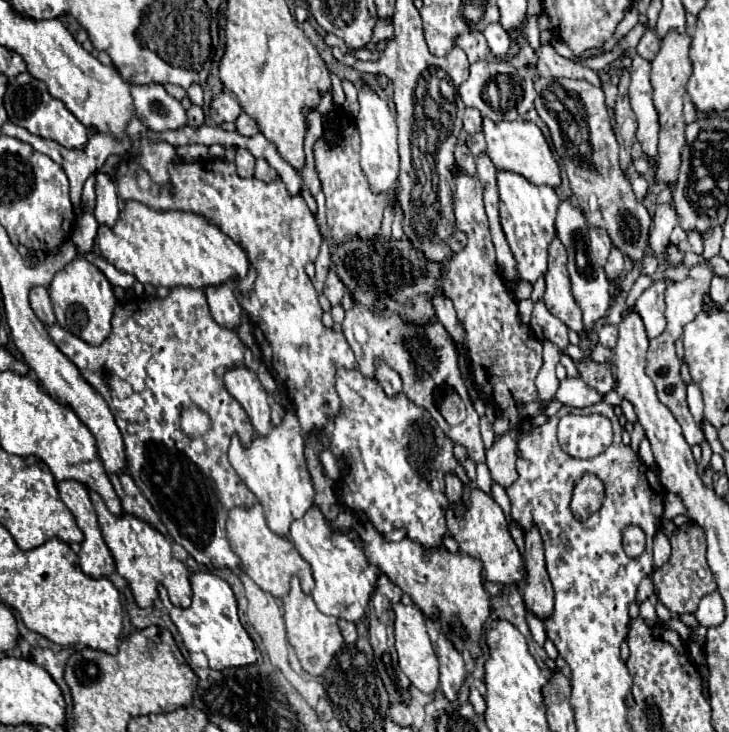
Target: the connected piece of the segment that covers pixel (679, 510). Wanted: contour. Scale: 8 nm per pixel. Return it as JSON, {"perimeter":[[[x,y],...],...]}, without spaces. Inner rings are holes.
{"perimeter":[[[666,494],[666,500],[664,500],[664,518],[676,518],[680,514],[686,514],[686,508],[682,504],[682,500],[676,496],[676,494]]]}

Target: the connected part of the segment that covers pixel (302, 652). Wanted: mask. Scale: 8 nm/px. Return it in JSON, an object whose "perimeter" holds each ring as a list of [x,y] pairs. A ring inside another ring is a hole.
{"perimeter":[[[292,578],[292,590],[282,598],[282,602],[284,602],[284,622],[286,622],[288,642],[294,646],[302,668],[312,676],[322,676],[344,642],[336,618],[326,616],[316,608],[314,600],[302,592],[298,578]]]}

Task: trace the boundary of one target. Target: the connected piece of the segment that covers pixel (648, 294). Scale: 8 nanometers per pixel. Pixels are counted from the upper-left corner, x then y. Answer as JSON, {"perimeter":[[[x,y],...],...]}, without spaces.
{"perimeter":[[[666,280],[654,282],[644,294],[636,300],[634,312],[642,318],[644,330],[648,338],[656,338],[664,332],[666,320],[664,320],[664,290],[666,290]]]}

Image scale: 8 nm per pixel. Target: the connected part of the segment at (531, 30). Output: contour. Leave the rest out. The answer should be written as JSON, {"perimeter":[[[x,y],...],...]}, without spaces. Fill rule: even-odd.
{"perimeter":[[[537,15],[533,16],[529,20],[527,27],[525,29],[526,38],[528,40],[528,43],[535,50],[541,46],[540,31],[539,31],[538,24],[537,24],[537,17],[538,17]]]}

